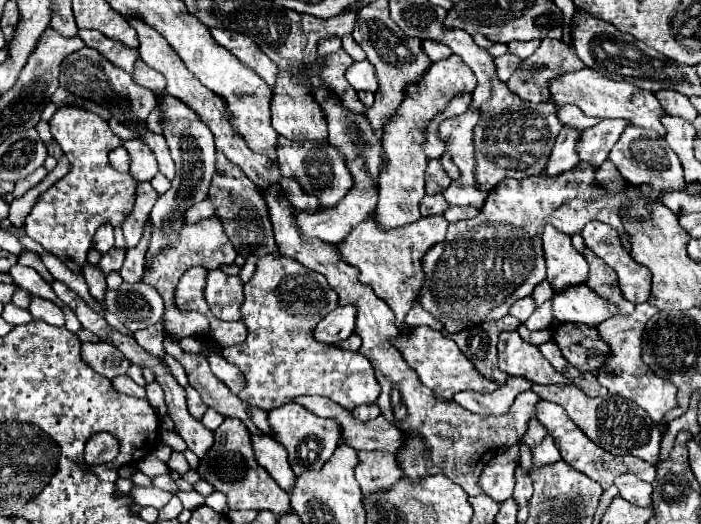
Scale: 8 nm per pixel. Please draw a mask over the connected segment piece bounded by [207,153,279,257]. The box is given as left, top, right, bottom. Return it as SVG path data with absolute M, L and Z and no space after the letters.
M217 153L217 165L215 165L215 175L209 187L209 197L207 197L213 207L215 215L221 219L225 235L231 239L235 251L239 255L277 255L277 245L273 237L273 225L269 221L269 207L263 197L263 193L251 183L251 179L237 169L225 155Z

